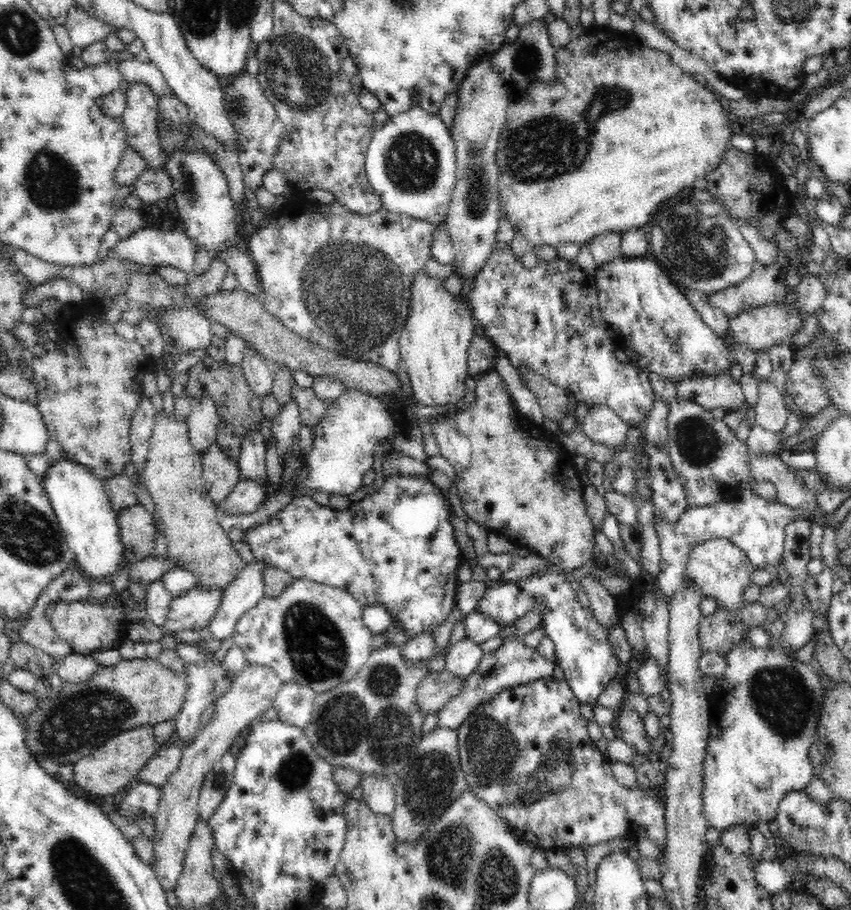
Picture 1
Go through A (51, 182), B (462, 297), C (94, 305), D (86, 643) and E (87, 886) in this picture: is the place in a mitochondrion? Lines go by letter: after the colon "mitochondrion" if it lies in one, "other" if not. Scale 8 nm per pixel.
A: mitochondrion
B: other
C: other
D: other
E: mitochondrion

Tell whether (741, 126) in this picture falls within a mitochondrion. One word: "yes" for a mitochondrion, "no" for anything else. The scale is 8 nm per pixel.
no

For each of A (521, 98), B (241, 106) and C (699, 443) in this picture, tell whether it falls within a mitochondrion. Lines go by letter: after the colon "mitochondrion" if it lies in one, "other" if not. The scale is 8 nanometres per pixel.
A: mitochondrion
B: mitochondrion
C: mitochondrion

